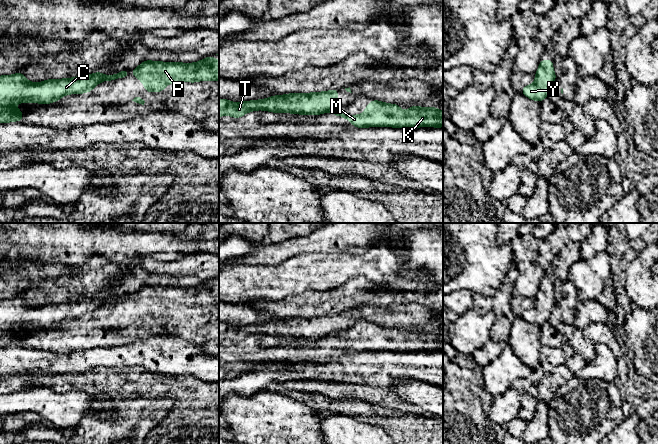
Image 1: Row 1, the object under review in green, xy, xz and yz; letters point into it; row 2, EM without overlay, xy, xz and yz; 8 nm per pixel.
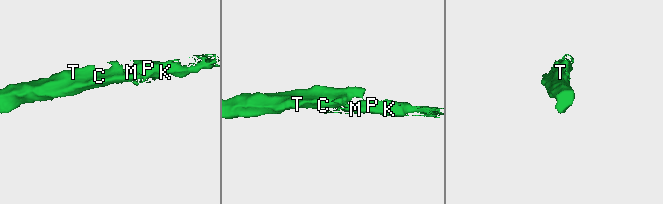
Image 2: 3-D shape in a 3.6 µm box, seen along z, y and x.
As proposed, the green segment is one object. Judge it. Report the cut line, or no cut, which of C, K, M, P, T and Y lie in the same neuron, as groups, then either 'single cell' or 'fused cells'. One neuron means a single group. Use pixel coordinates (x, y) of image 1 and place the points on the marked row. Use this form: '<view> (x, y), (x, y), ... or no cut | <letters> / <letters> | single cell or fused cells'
xy (108, 75), (103, 80) | C T Y / K M P | fused cells

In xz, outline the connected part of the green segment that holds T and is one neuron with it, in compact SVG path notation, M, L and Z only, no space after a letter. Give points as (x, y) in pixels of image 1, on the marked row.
M337 87L330 91L289 93L238 103L231 102L225 98L219 99L219 117L230 115L235 119L256 110L273 113L320 115L337 108L339 108Z

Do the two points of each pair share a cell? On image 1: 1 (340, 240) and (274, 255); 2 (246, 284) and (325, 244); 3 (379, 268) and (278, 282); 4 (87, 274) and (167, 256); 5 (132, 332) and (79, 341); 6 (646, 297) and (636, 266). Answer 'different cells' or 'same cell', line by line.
1: same cell
2: different cells
3: same cell
4: different cells
5: same cell
6: same cell

